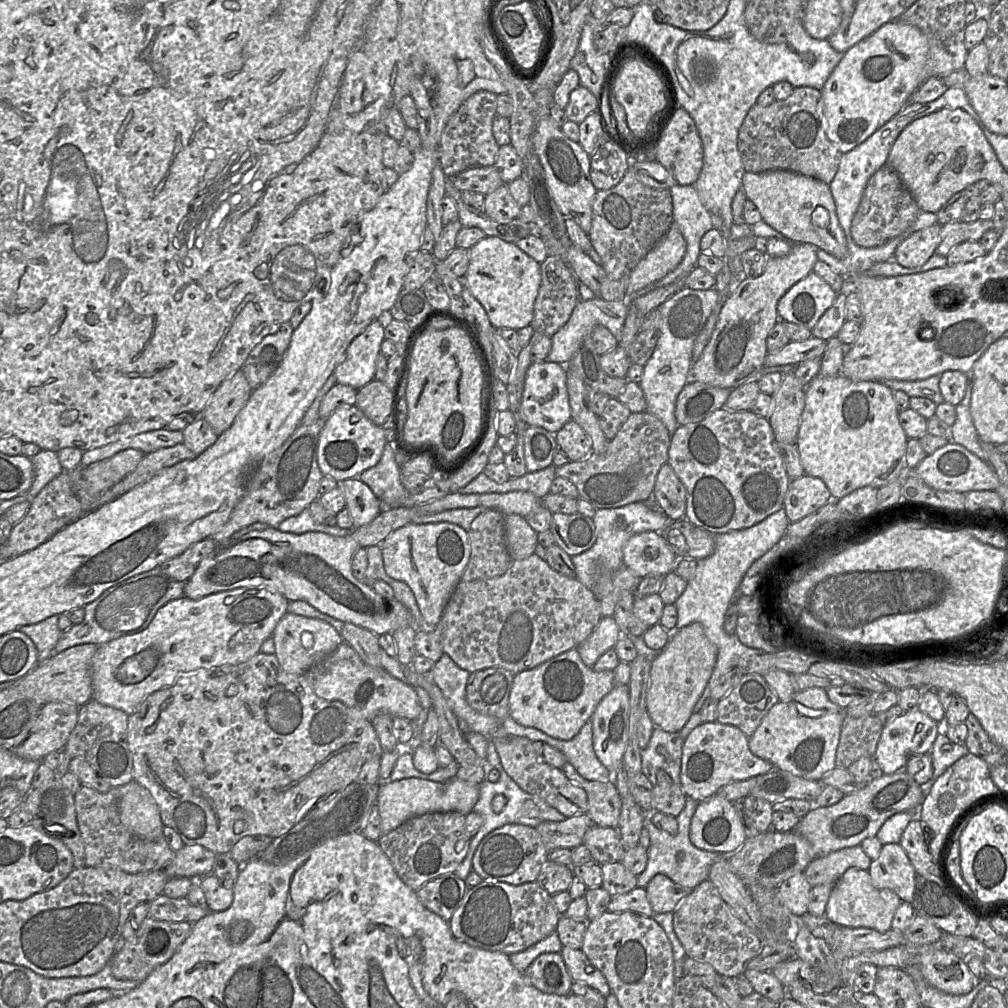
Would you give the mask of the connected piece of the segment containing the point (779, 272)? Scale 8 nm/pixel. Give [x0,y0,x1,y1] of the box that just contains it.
[687,243,818,389]

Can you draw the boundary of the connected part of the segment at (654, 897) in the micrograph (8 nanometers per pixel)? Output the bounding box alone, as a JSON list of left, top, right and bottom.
[645,874,693,913]

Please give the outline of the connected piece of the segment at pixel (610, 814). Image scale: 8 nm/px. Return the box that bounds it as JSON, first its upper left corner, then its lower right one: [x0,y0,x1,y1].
[562,762,621,829]

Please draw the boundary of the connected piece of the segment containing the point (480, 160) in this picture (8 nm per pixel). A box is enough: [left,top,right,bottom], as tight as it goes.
[439,90,500,178]

